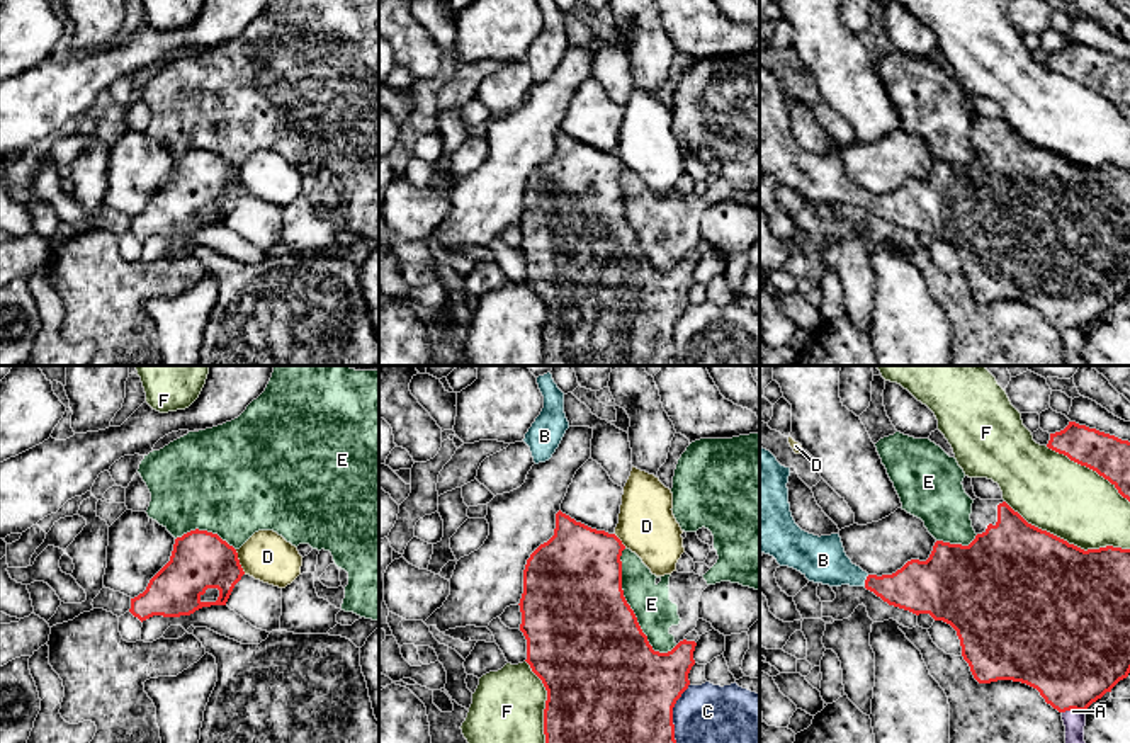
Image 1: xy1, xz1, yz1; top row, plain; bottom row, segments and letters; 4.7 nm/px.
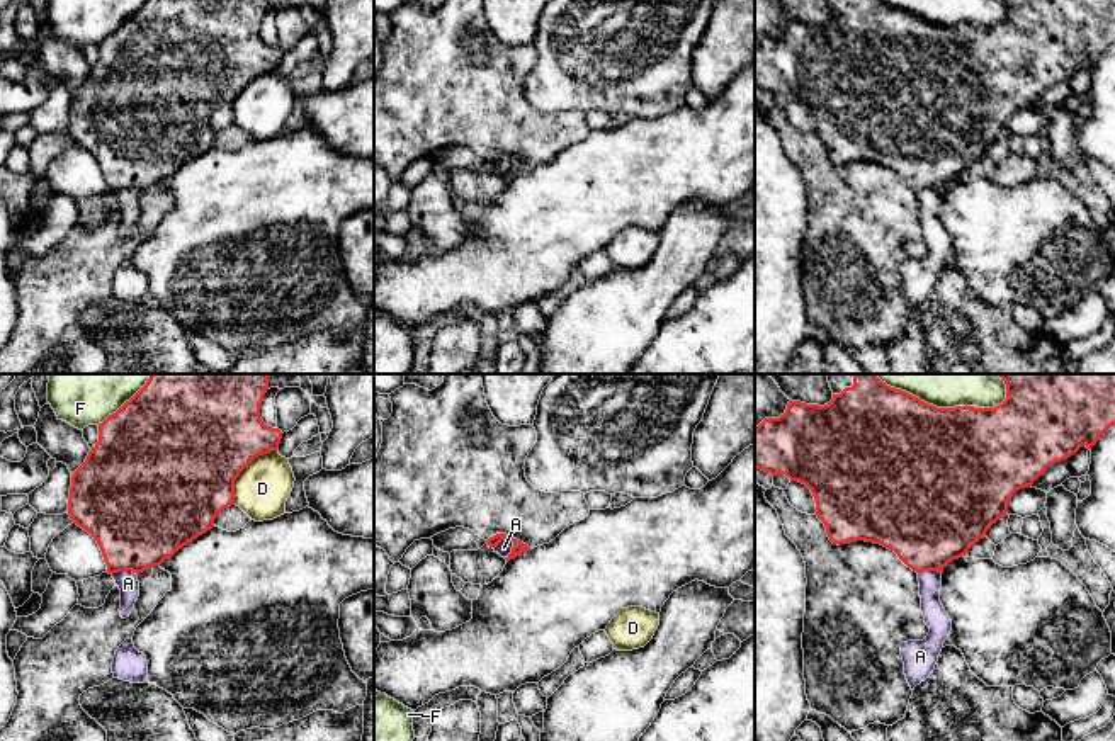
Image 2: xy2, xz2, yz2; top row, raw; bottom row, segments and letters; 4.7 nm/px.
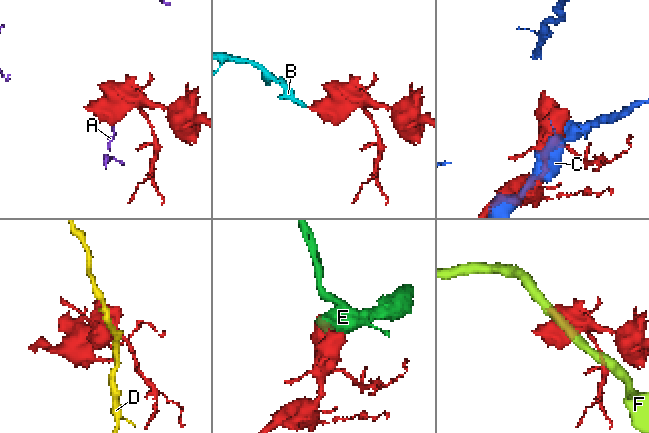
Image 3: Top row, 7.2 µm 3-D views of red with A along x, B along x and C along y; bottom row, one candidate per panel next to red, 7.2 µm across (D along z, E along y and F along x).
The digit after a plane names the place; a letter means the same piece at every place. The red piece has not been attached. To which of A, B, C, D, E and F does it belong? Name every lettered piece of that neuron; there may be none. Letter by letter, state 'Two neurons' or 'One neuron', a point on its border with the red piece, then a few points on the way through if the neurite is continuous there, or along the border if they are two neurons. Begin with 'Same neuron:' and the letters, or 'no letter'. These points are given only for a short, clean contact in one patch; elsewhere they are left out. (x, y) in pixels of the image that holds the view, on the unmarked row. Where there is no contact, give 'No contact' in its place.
Same neuron: B
A: Two neurons. Touches red at xz2 (503, 158). Boundary: xz2 (514, 162), (502, 160), (493, 167)
B: One neuron. Touches red at yz1 (865, 199). Path across: yz1 (918, 204), (877, 204), (865, 199), (833, 187), (823, 179)
C: Two neurons. Touches red at xz1 (672, 334)
D: Two neurons. Touches red at xy2 (242, 89)
E: Two neurons. Touches red at xz1 (629, 225)
F: Two neurons. Touches red at yz1 (1066, 160)

